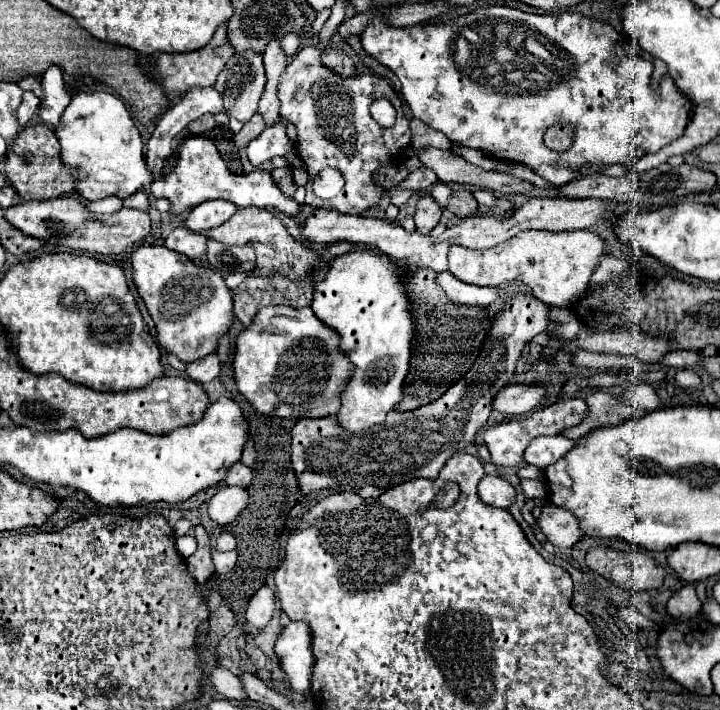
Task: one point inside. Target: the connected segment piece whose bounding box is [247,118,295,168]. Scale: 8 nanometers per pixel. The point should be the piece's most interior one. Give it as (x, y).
(272, 142)

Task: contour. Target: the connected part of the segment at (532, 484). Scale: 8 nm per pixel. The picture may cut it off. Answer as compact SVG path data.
M521 480L521 488L527 498L545 498L547 484L543 480Z

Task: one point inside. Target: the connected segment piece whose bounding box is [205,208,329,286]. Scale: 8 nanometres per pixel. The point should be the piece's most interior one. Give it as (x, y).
(278, 254)

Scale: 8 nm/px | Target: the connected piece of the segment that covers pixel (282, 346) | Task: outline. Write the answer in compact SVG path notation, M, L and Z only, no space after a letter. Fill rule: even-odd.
M269 306L257 312L253 324L241 330L237 338L237 352L233 360L235 382L239 392L249 400L249 404L267 416L277 418L323 418L339 412L341 394L351 380L353 366L347 354L339 346L341 338L329 326L323 326L311 308L291 308L291 306Z

